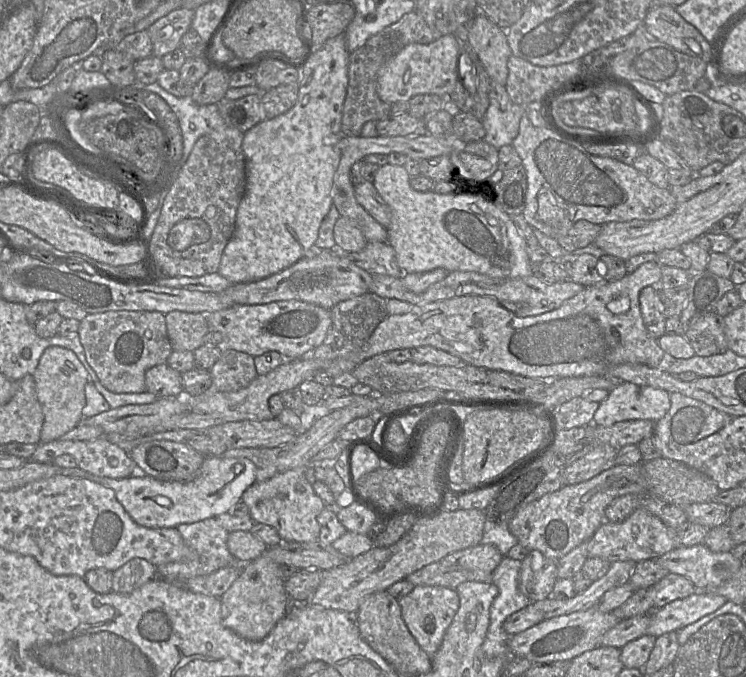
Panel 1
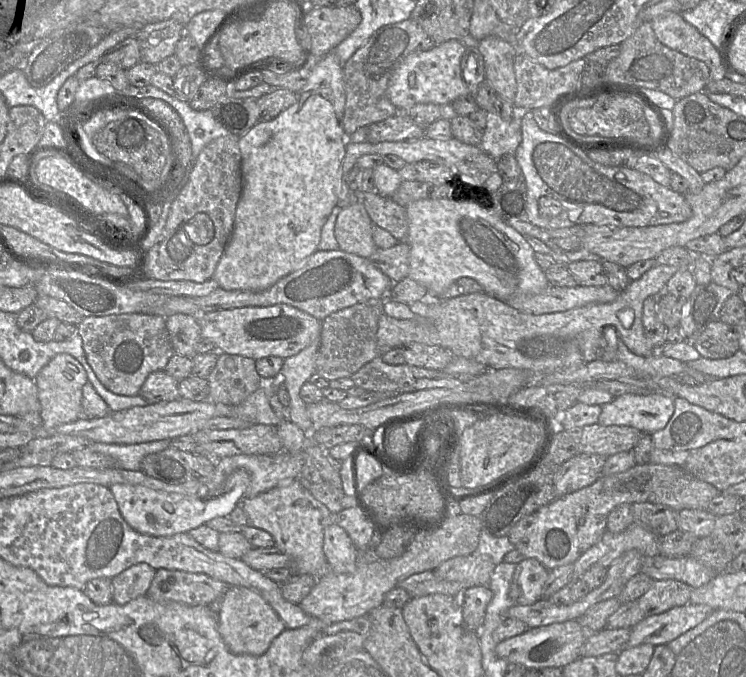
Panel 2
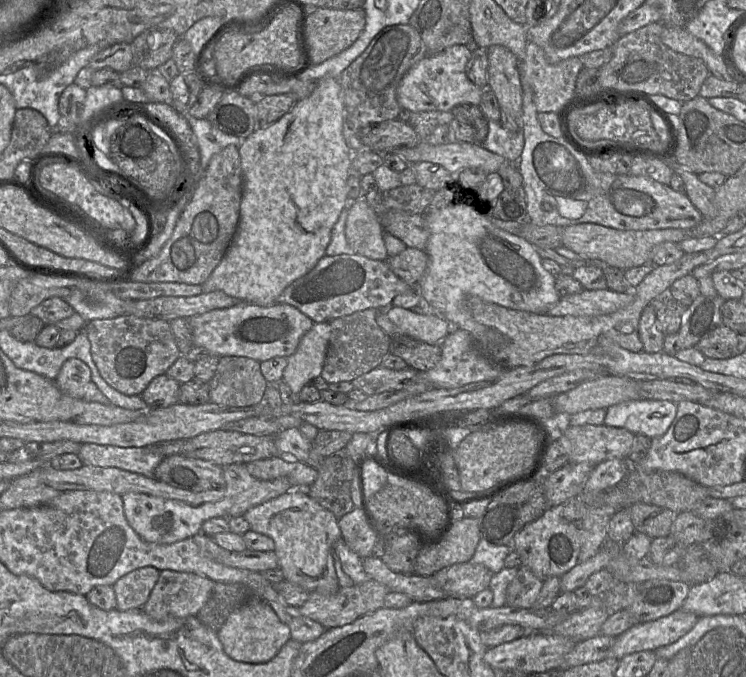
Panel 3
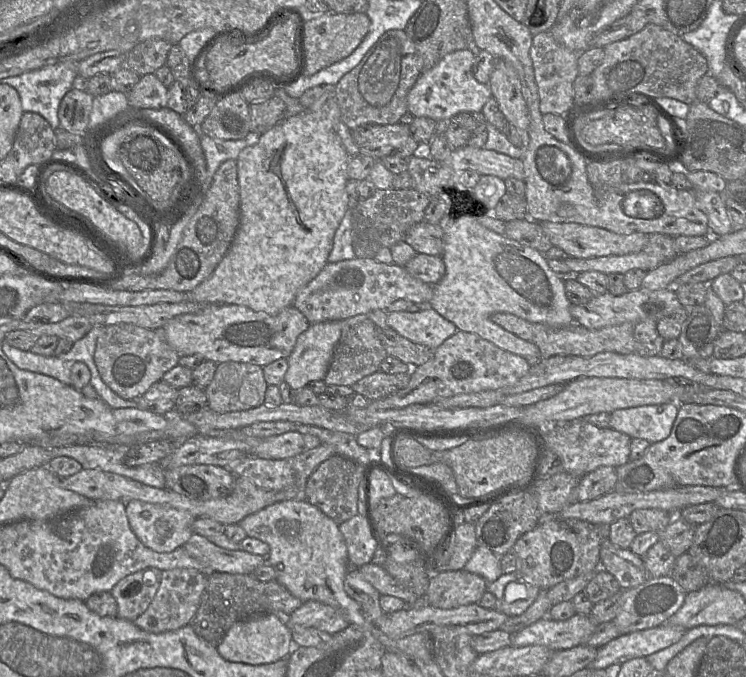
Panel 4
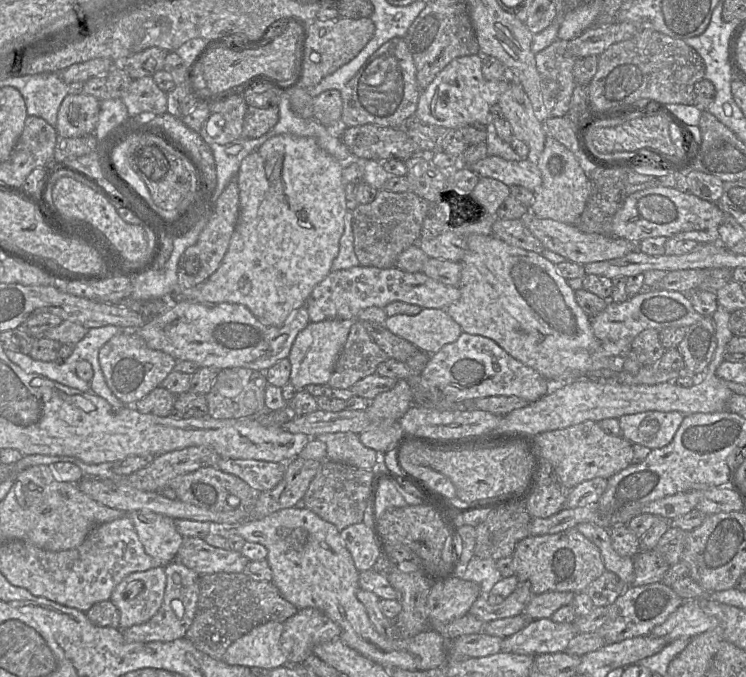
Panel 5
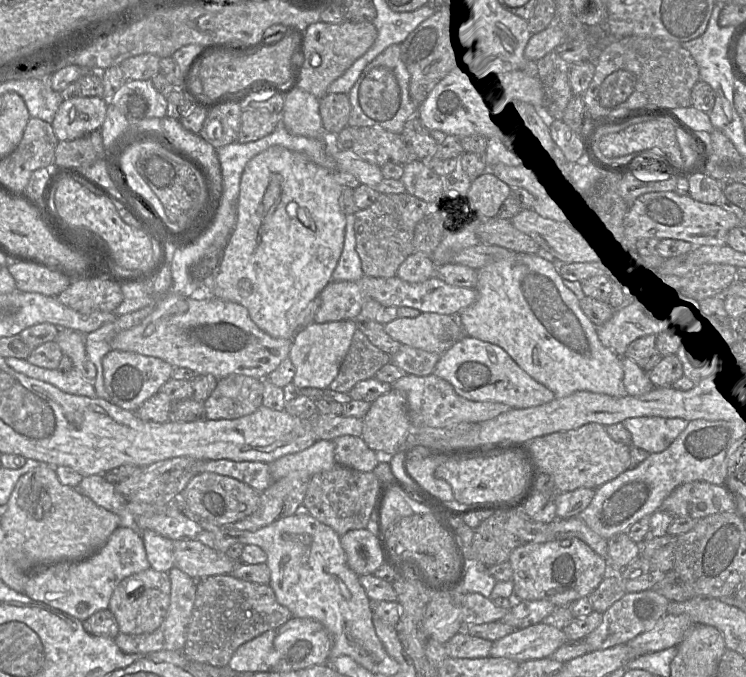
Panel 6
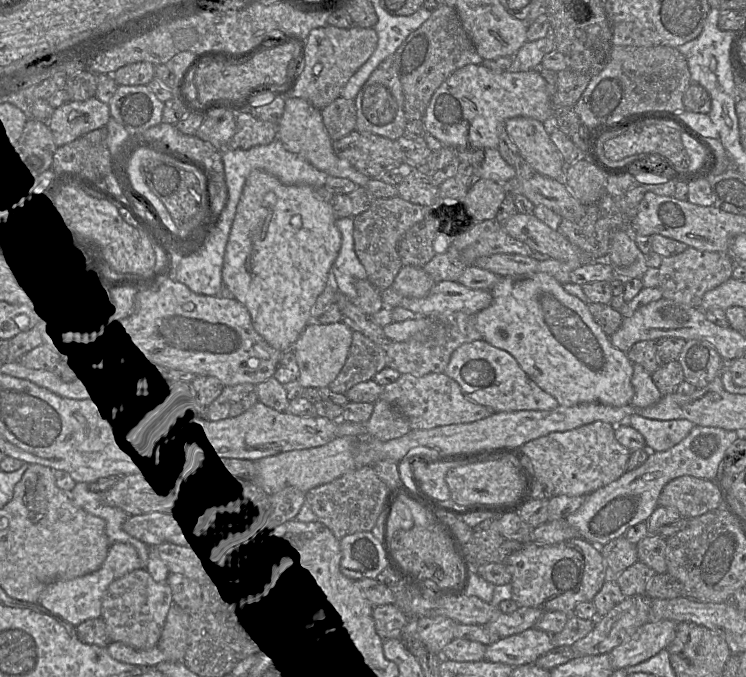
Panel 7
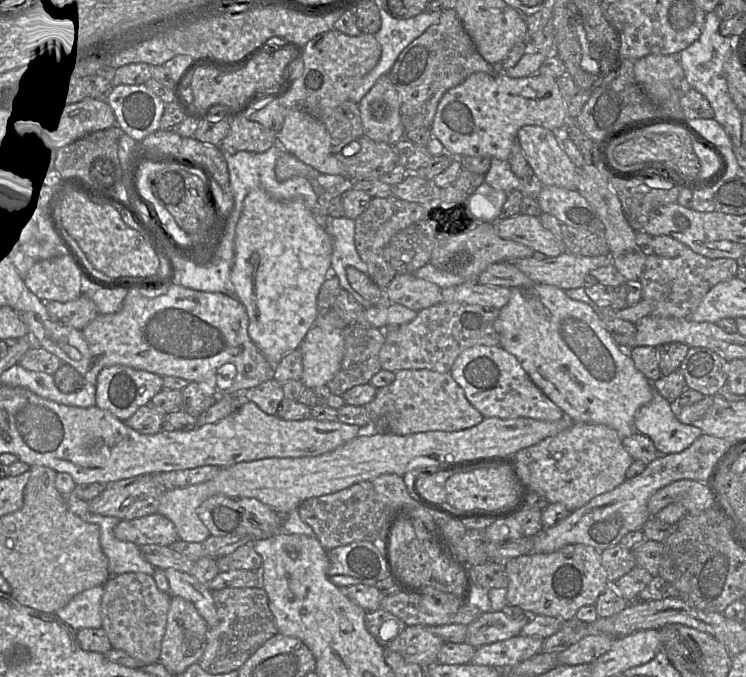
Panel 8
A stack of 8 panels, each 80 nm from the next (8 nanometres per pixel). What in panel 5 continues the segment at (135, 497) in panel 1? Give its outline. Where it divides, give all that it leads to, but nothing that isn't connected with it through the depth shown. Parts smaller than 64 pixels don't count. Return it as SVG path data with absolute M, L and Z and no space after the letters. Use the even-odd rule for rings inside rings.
M135 510L125 512L125 514L128 514L131 519L145 552L158 561L161 564L160 567L164 568L176 559L176 554L178 553L184 538L178 533L174 519L148 510Z

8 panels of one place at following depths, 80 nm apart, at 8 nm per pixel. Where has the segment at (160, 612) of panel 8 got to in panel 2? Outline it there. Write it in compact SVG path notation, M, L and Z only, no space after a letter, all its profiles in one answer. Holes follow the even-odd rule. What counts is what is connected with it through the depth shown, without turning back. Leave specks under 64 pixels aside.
M147 563L135 564L112 578L113 602L124 605L147 594L156 570Z

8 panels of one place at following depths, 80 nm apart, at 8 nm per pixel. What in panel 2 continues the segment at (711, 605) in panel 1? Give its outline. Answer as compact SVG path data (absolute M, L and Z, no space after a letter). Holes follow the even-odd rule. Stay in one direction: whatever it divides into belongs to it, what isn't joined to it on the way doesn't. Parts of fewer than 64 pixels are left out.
M687 603L660 614L647 616L631 628L625 647L641 644L667 645L697 626L713 611L713 608L705 604Z

